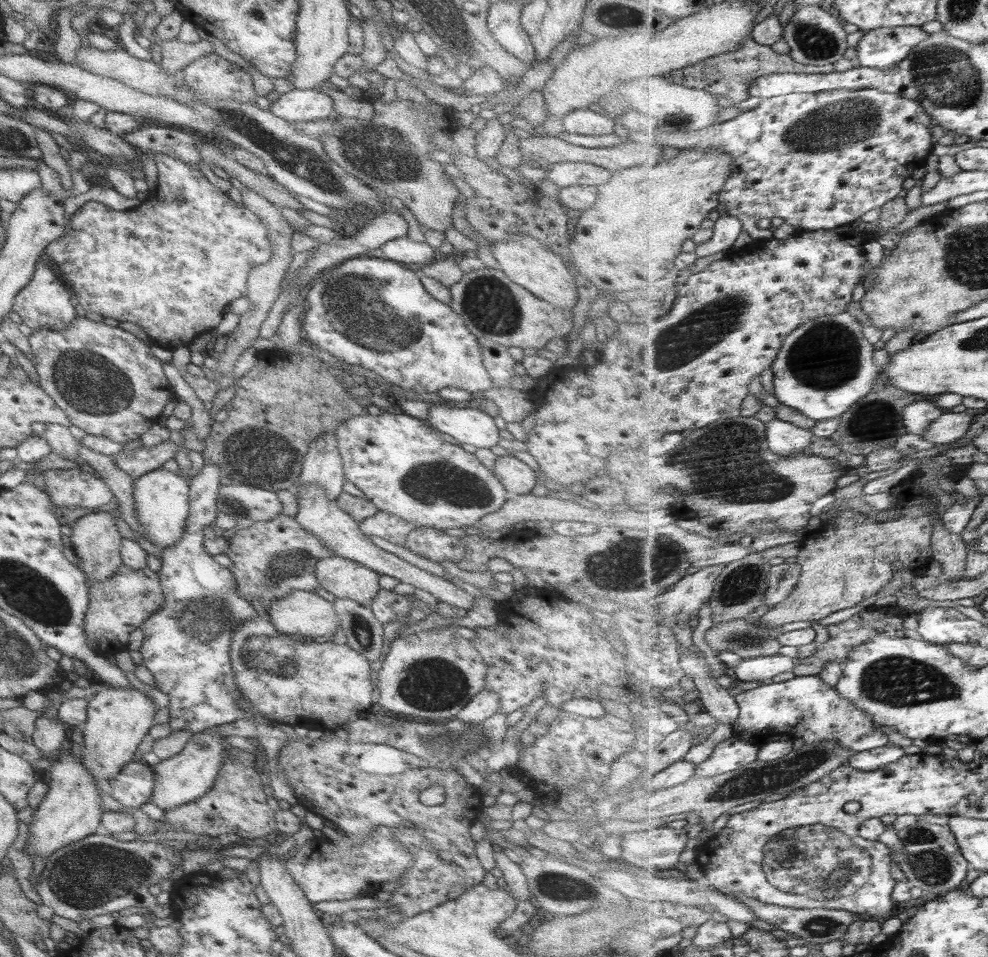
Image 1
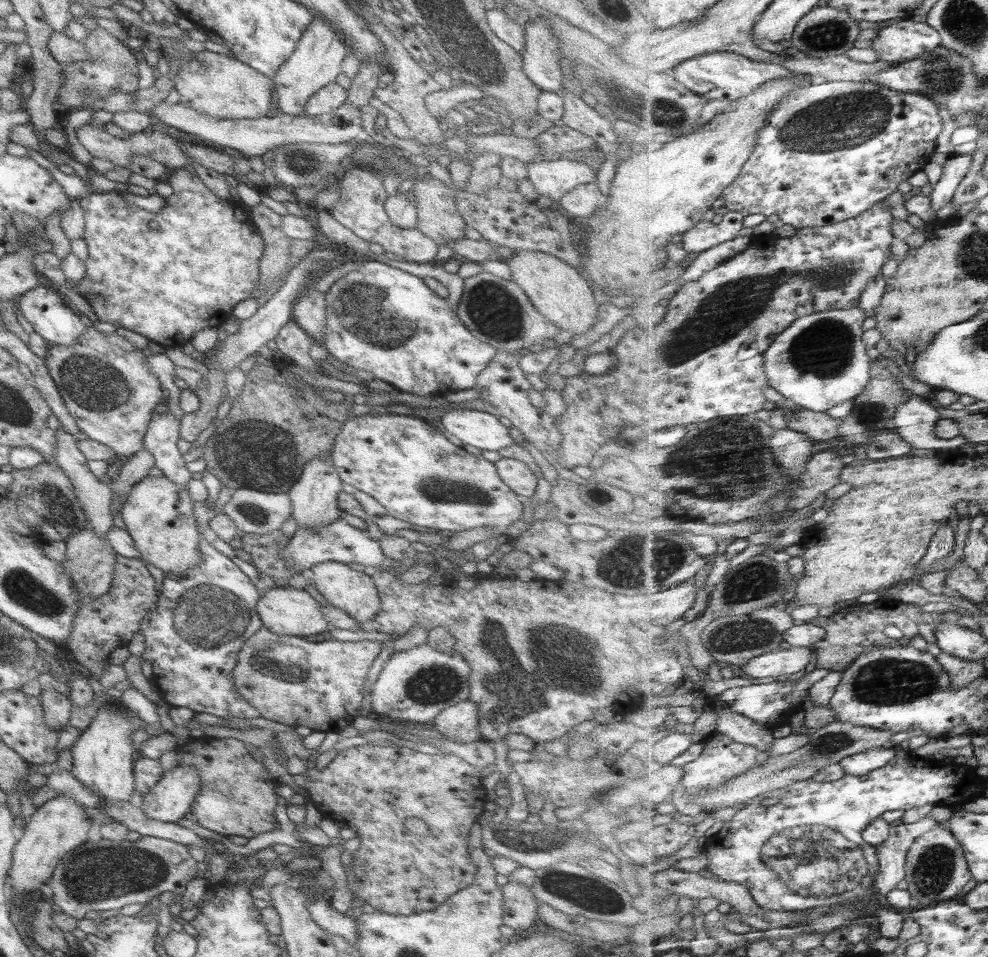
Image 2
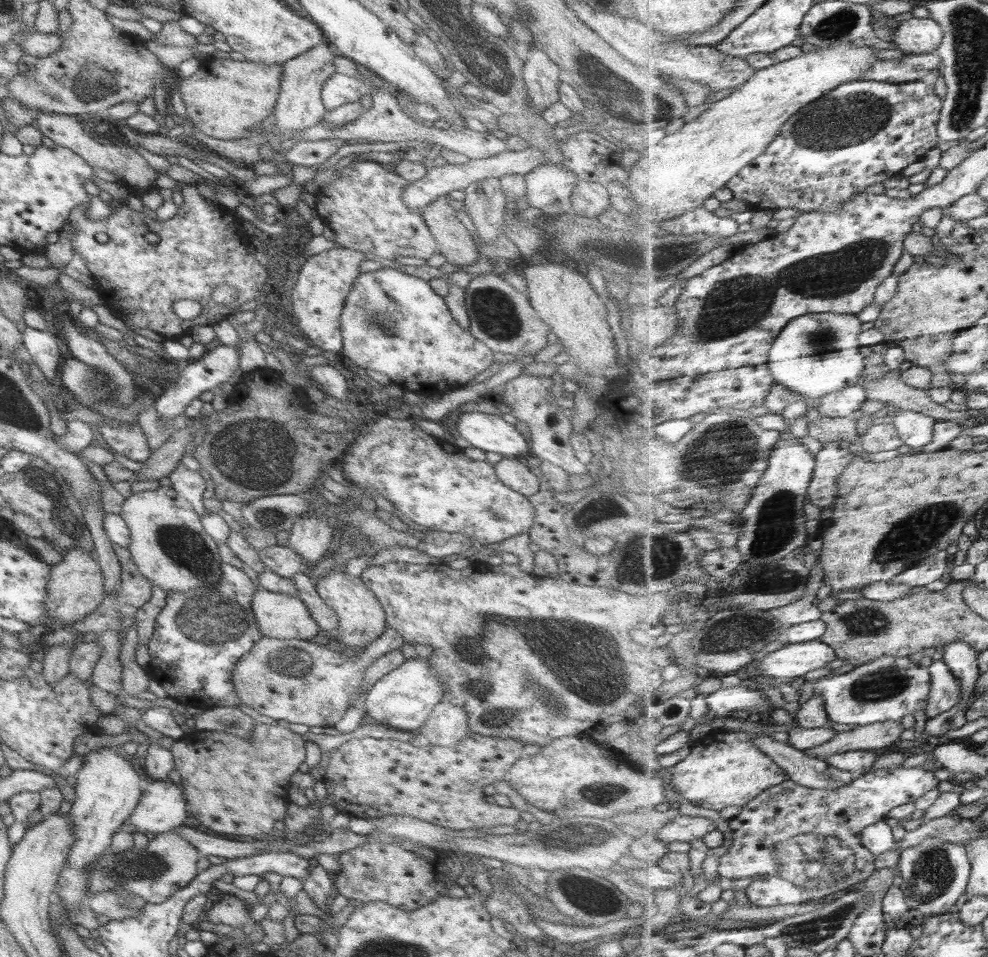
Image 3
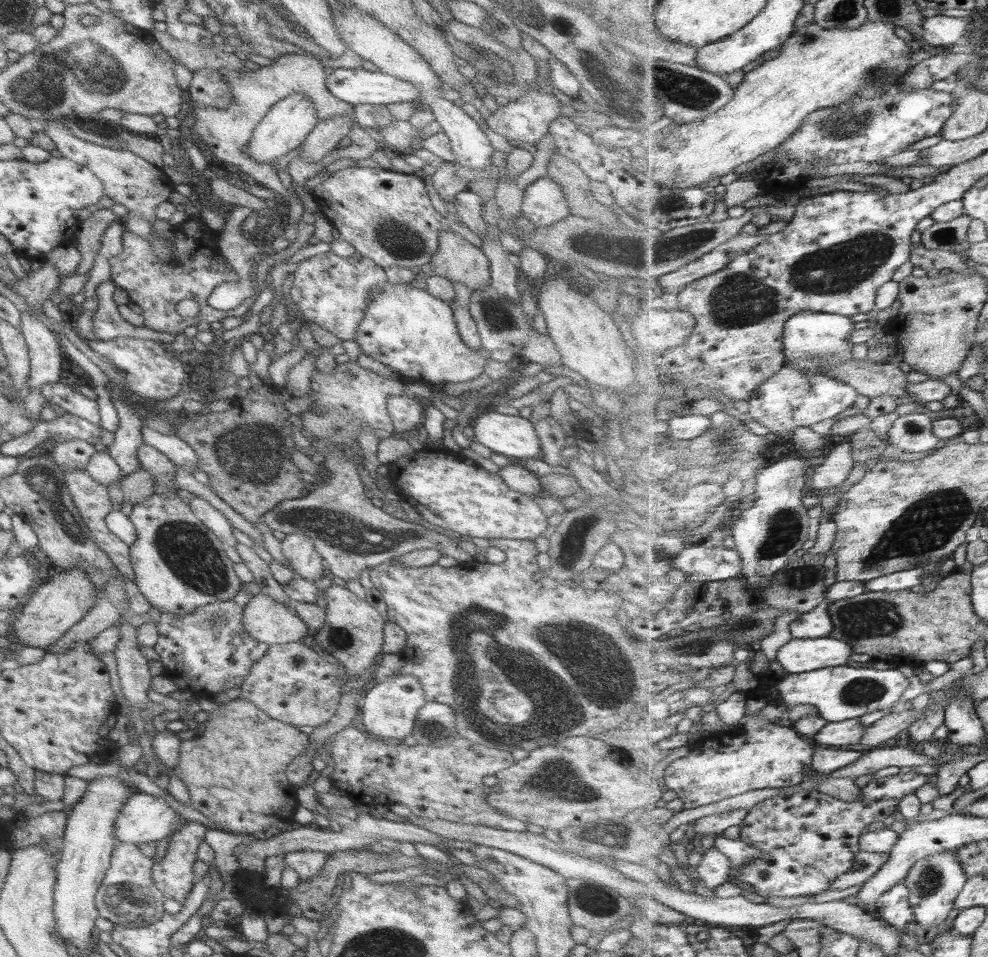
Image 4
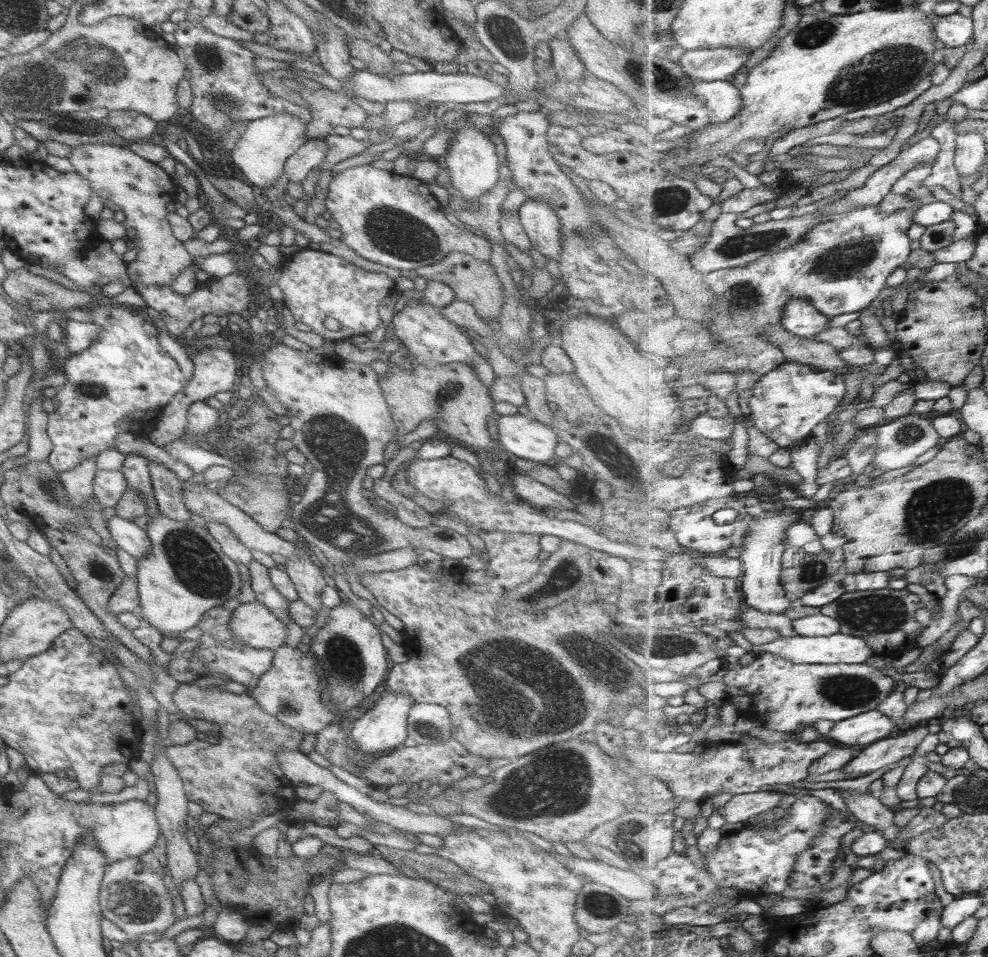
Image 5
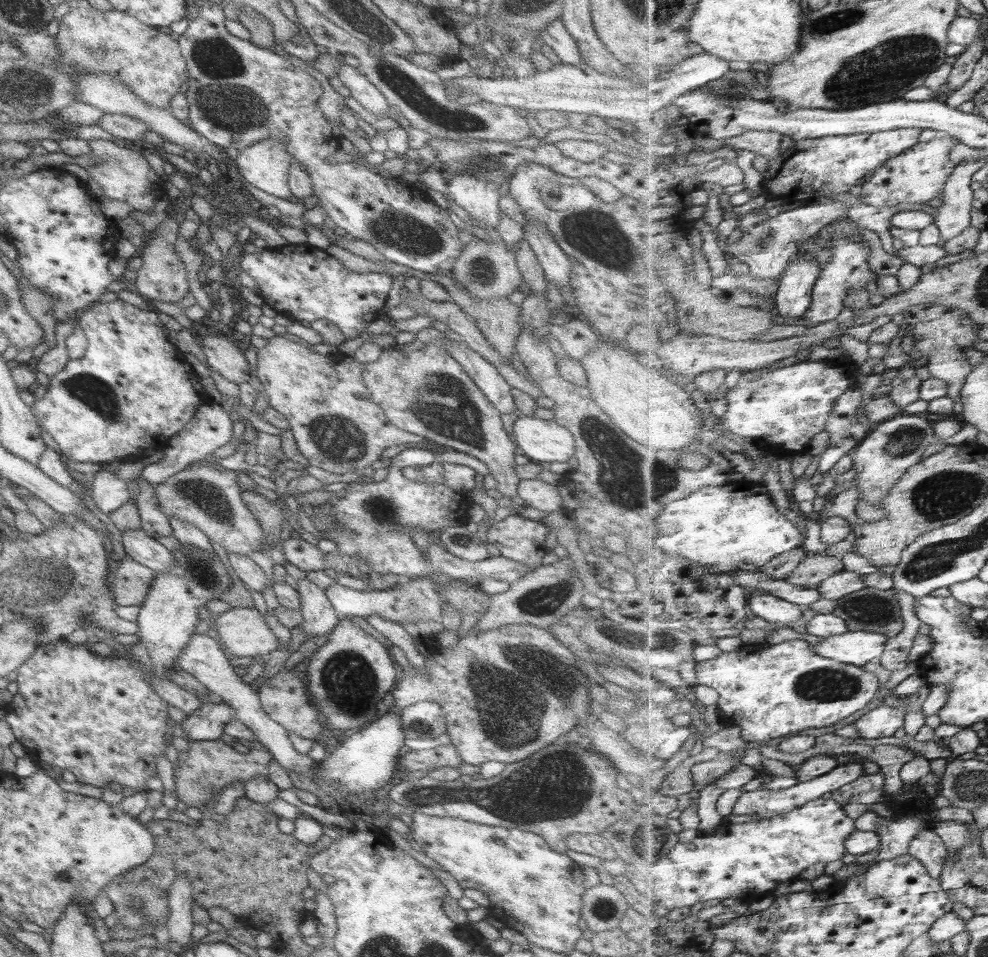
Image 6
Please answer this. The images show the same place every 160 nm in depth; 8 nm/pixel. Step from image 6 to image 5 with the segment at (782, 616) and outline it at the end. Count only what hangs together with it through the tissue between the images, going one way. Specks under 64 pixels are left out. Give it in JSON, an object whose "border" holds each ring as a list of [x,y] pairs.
{"border":[[[767,506],[771,517],[763,519],[757,519],[758,521],[753,526],[750,526],[750,533],[744,540],[744,546],[742,546],[740,559],[742,560],[744,578],[741,580],[741,588],[744,591],[744,602],[748,606],[758,608],[767,614],[786,614],[796,604],[786,595],[784,585],[781,584],[783,564],[781,564],[781,558],[783,558],[783,552],[787,548],[784,544],[786,539],[786,532],[788,528],[797,523],[797,519],[801,511],[795,511],[790,508],[780,506]]]}

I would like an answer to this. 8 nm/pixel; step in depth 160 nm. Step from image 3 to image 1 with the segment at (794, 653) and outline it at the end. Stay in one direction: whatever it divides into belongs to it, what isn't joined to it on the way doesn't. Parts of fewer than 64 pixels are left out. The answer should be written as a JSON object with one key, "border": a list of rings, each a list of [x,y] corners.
{"border":[[[771,655],[754,659],[742,659],[735,667],[734,675],[743,682],[769,680],[779,676],[779,672],[794,672],[798,661],[783,655]]]}

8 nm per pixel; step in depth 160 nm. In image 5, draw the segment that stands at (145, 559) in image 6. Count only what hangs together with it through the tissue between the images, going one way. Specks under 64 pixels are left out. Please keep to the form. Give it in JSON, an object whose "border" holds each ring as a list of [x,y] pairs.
{"border":[[[113,516],[106,521],[106,527],[116,549],[126,552],[134,559],[146,556],[146,553],[150,552],[150,540],[145,531],[133,521],[121,520]]]}

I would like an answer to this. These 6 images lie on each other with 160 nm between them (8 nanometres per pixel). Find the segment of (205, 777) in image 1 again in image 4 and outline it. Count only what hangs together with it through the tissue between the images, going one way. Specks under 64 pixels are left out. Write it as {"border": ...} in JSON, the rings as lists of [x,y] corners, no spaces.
{"border":[[[132,794],[113,822],[115,841],[135,846],[156,843],[173,830],[179,818],[164,800],[149,794]]]}

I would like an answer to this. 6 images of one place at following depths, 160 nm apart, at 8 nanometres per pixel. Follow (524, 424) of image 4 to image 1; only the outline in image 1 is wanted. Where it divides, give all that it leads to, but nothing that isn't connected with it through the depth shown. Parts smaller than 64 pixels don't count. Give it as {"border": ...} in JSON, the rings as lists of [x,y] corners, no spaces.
{"border":[[[440,405],[437,407],[429,406],[428,412],[429,415],[425,419],[425,422],[436,431],[451,436],[455,442],[459,443],[459,446],[462,444],[468,444],[475,449],[490,449],[500,441],[499,434],[497,433],[499,432],[499,429],[495,427],[493,417],[483,413],[479,408],[455,408]]]}

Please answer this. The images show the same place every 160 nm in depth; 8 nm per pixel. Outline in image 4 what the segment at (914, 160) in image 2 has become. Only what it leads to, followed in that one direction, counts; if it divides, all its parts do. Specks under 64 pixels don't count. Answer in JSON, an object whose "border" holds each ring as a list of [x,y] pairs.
{"border":[[[910,88],[902,92],[894,89],[881,94],[881,97],[857,100],[859,98],[812,112],[802,127],[779,147],[781,153],[776,158],[738,177],[759,181],[766,188],[764,194],[785,199],[794,190],[800,192],[804,188],[800,185],[802,182],[818,178],[813,175],[813,168],[856,160],[879,163],[883,158],[903,152],[909,144],[921,138],[941,134],[955,106],[955,98],[949,88],[943,91]]]}

